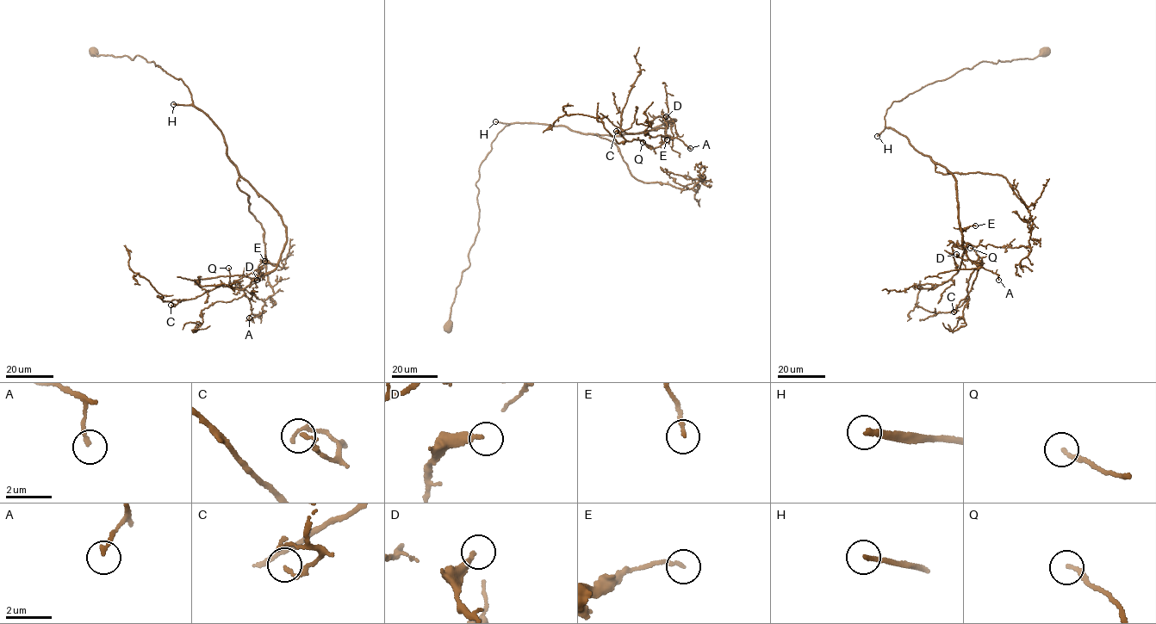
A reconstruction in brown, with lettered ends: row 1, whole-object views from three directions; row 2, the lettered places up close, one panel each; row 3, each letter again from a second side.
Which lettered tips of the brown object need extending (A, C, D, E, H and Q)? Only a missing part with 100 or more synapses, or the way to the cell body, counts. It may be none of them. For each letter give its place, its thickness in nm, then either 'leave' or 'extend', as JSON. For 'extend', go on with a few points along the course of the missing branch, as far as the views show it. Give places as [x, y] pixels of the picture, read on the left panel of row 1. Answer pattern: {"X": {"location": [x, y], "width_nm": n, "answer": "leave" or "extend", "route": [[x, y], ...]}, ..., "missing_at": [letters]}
{"A": {"location": [249, 318], "width_nm": 180, "answer": "leave"}, "C": {"location": [170, 305], "width_nm": 170, "answer": "leave"}, "D": {"location": [257, 280], "width_nm": 280, "answer": "leave"}, "E": {"location": [264, 261], "width_nm": 170, "answer": "leave"}, "H": {"location": [173, 104], "width_nm": 200, "answer": "extend"}, "Q": {"location": [228, 268], "width_nm": 180, "answer": "leave"}, "missing_at": ["H"]}

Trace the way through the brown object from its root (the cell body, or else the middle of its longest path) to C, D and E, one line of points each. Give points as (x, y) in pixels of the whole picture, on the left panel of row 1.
C: (93, 51), (139, 55), (180, 78), (285, 227), (273, 270), (240, 290), (220, 285), (170, 305)
D: (93, 51), (153, 60), (180, 78), (220, 131), (230, 159), (286, 229), (278, 266), (250, 287), (257, 280)
E: (93, 51), (139, 55), (188, 88), (240, 175), (281, 216), (281, 259), (264, 261)

